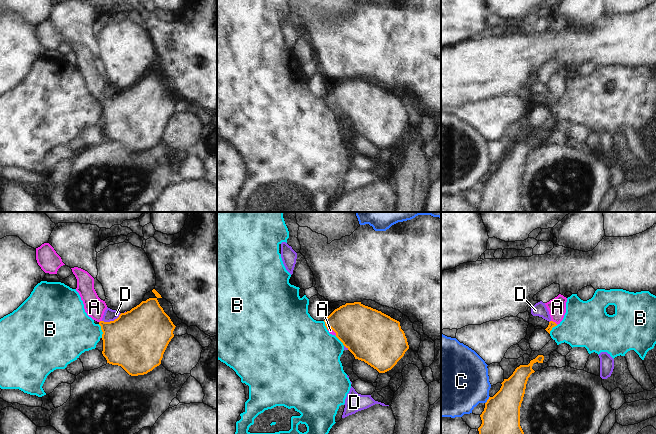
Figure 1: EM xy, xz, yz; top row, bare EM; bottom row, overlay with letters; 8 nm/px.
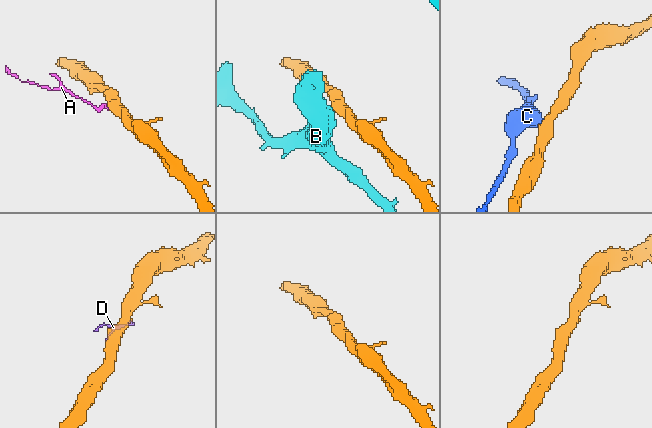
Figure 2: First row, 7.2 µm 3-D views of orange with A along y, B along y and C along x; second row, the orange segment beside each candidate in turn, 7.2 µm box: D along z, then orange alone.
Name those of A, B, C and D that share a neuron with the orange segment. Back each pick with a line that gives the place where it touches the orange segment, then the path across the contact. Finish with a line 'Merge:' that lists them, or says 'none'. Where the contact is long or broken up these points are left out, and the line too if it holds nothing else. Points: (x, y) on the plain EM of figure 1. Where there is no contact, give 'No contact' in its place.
A: Touches orange at yz (554, 98). Path across: yz (552, 100), (554, 98), (557, 92), (557, 83)
Merge: A

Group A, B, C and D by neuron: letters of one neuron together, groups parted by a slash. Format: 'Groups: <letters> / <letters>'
Groups: A / B / C / D

